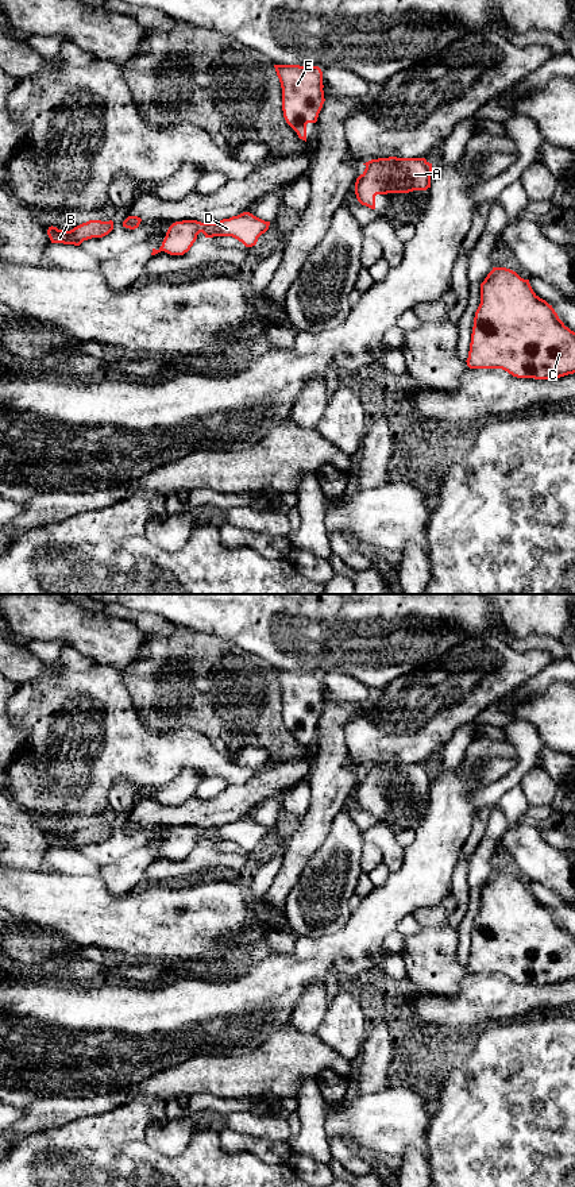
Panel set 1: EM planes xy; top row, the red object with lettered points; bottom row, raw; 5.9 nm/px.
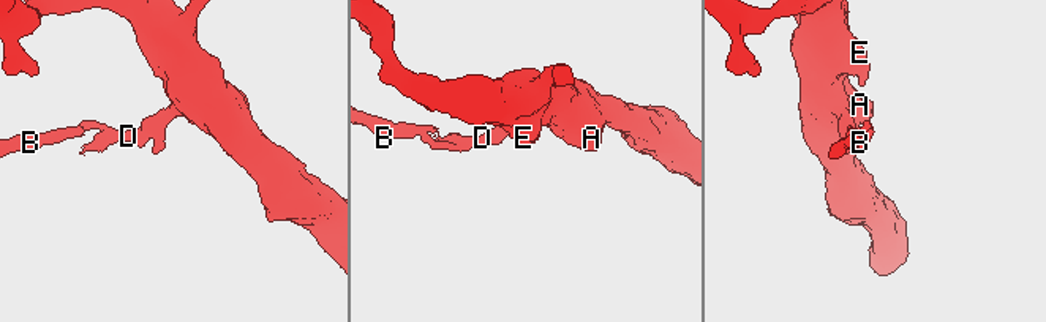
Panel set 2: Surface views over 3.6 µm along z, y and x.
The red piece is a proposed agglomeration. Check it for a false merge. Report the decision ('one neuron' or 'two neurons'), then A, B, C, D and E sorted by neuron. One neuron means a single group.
two neurons; groups A C D E / B

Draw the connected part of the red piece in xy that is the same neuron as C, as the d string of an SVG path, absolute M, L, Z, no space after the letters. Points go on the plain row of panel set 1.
M493 872L481 889L481 909L466 967L470 974L502 974L517 983L557 984L575 978L575 937L564 930L552 910L533 897L529 885L510 874Z

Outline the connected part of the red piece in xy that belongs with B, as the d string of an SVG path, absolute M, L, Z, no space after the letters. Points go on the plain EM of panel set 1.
M89 825L73 835L58 835L57 832L49 832L47 840L51 848L63 848L80 851L84 845L92 843L103 843L113 835L113 826Z

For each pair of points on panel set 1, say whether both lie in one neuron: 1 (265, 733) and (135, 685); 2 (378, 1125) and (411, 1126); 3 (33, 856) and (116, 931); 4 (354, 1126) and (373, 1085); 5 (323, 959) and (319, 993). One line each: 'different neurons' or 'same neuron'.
1: same neuron
2: same neuron
3: different neurons
4: different neurons
5: different neurons

